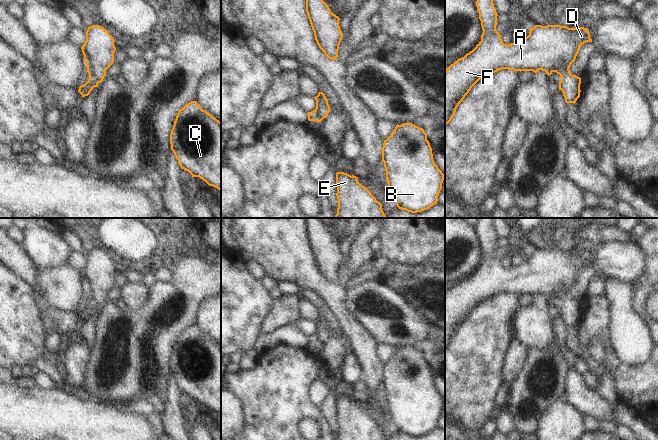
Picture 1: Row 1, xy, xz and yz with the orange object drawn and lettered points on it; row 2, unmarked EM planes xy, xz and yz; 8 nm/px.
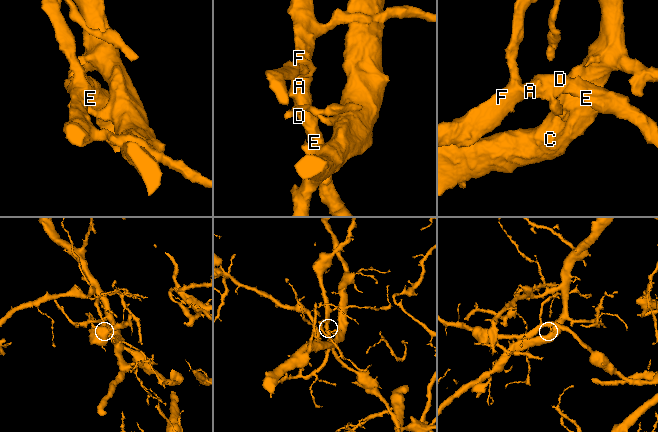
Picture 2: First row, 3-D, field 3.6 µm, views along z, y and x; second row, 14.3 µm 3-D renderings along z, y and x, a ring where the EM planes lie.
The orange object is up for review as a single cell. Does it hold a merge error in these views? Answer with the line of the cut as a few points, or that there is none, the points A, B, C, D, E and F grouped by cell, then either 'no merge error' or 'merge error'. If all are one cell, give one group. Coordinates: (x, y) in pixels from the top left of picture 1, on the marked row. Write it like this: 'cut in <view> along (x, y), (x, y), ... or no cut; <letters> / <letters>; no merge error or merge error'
cut in xy along (87, 68), (98, 82); A D E F / B C; merge error

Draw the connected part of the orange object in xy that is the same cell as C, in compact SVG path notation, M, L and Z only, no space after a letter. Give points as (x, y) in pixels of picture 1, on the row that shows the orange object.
M191 101L177 113L170 133L170 144L182 169L188 171L192 177L199 177L209 186L221 190L221 122L219 120L203 110L196 101Z

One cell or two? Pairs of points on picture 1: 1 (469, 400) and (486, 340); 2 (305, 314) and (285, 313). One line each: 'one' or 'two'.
1: one
2: two

